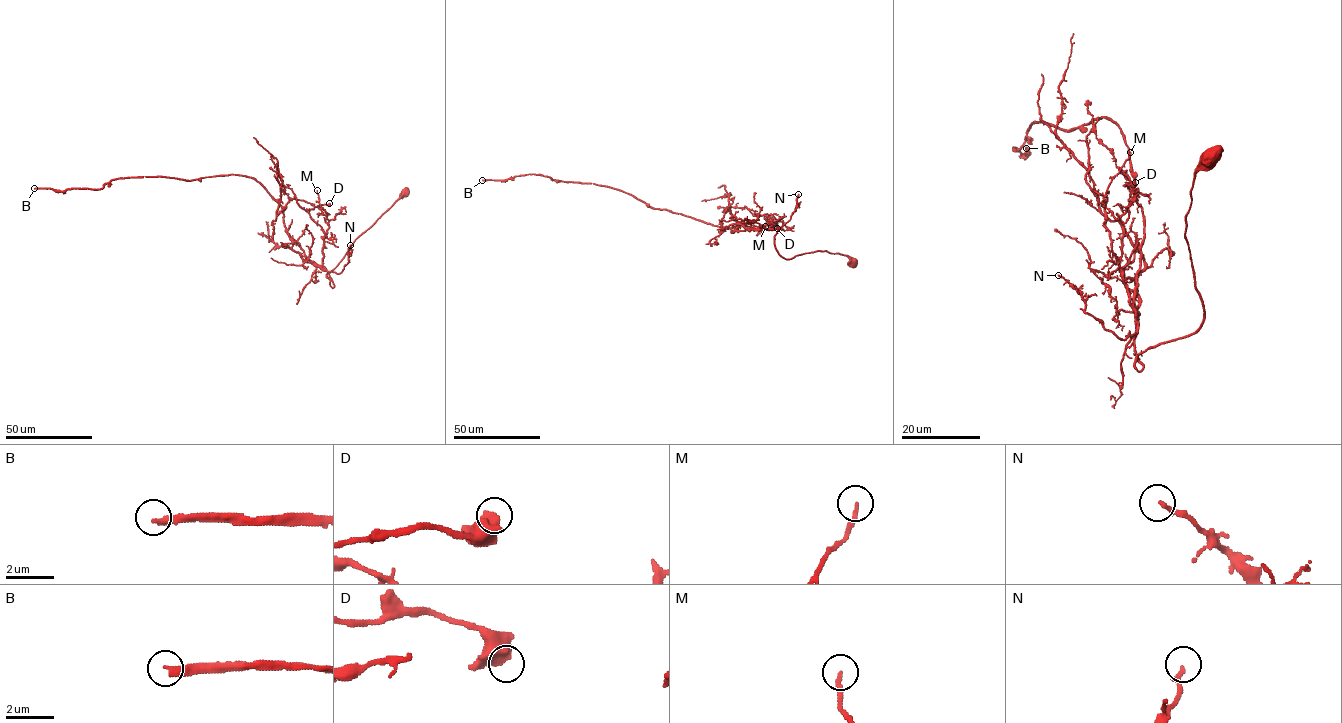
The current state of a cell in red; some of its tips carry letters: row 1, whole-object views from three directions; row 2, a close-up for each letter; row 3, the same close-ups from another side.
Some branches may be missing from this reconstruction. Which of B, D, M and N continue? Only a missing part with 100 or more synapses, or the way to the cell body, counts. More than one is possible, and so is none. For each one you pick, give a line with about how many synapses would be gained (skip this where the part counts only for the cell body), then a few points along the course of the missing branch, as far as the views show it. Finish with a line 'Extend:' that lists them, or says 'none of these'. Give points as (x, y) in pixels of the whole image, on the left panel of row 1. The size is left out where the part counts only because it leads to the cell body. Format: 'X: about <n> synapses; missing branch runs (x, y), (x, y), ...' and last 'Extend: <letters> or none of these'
B: about 450 synapses
Extend: B

